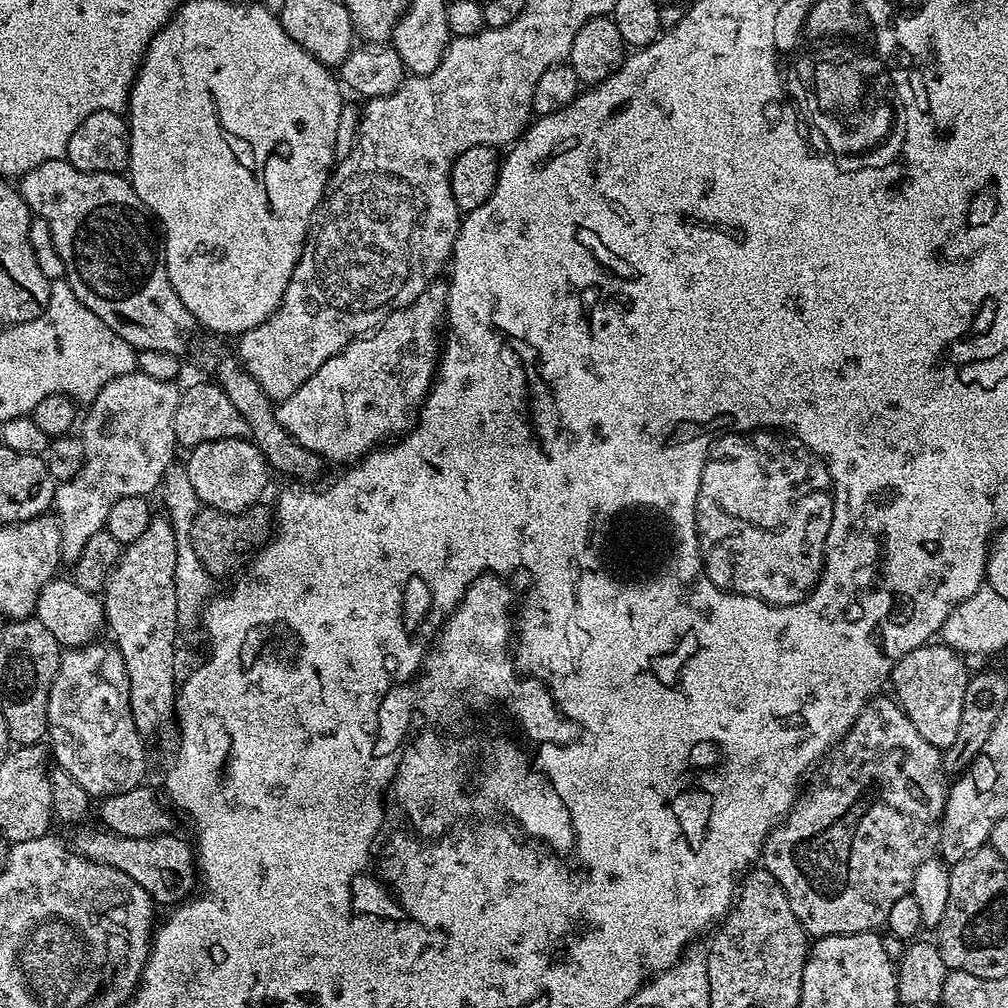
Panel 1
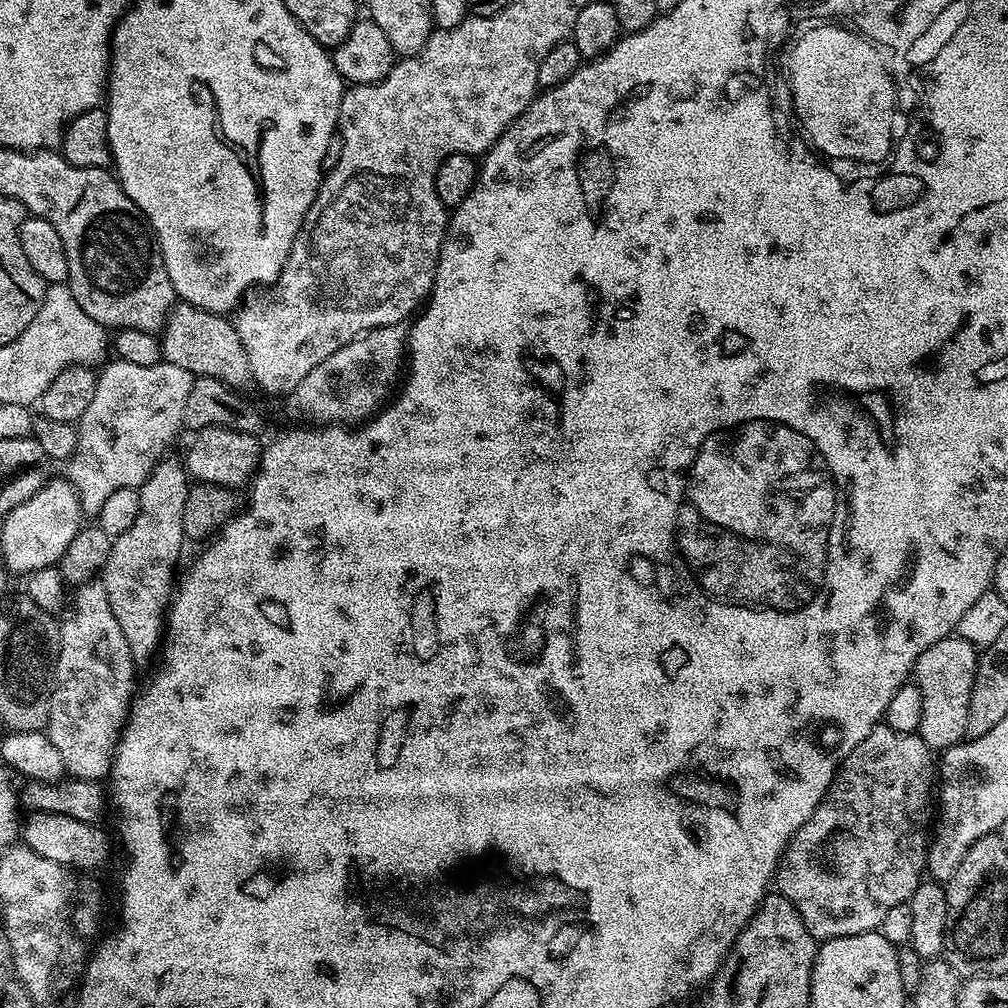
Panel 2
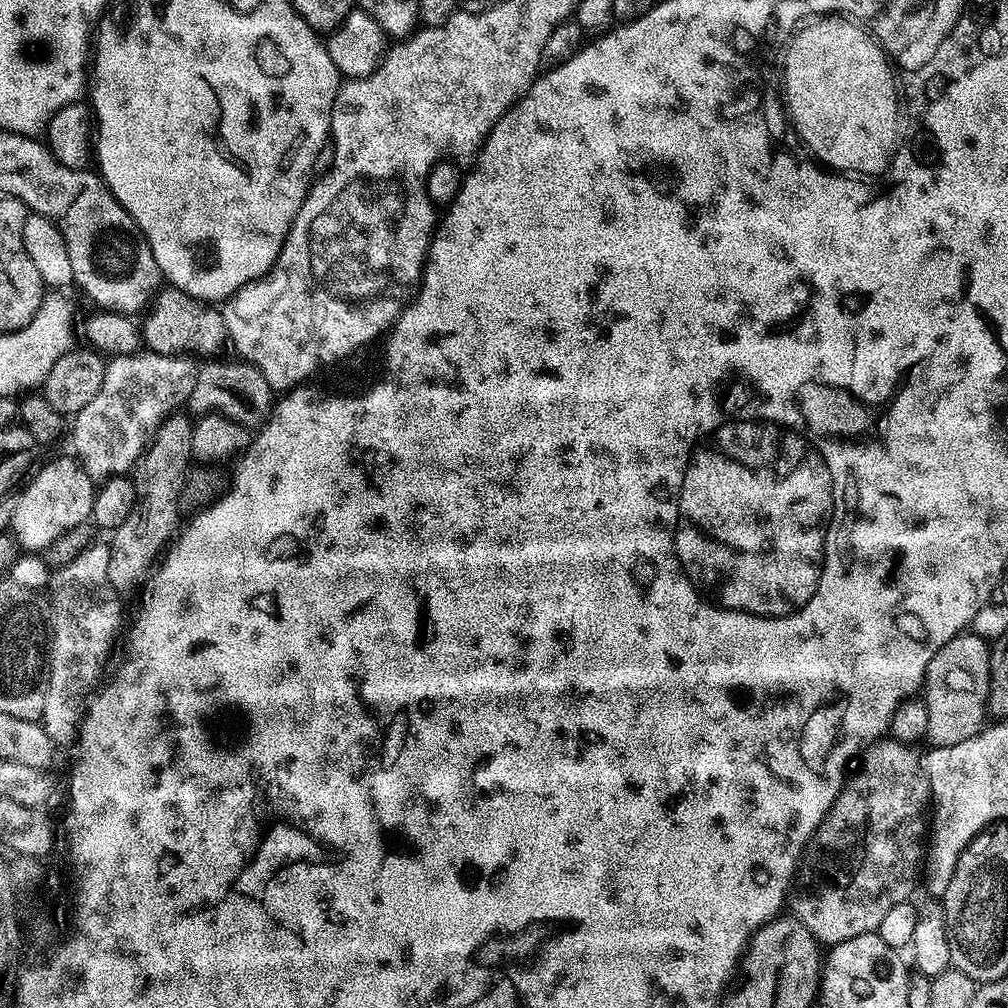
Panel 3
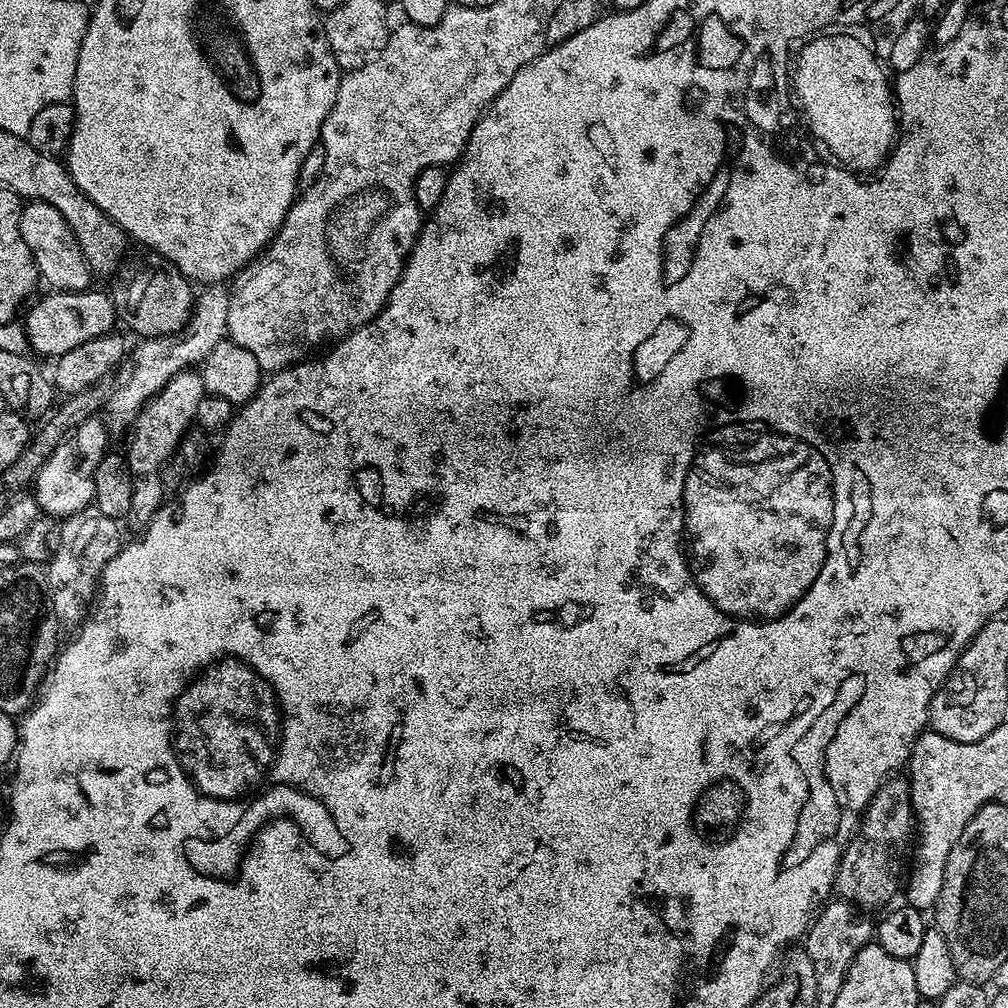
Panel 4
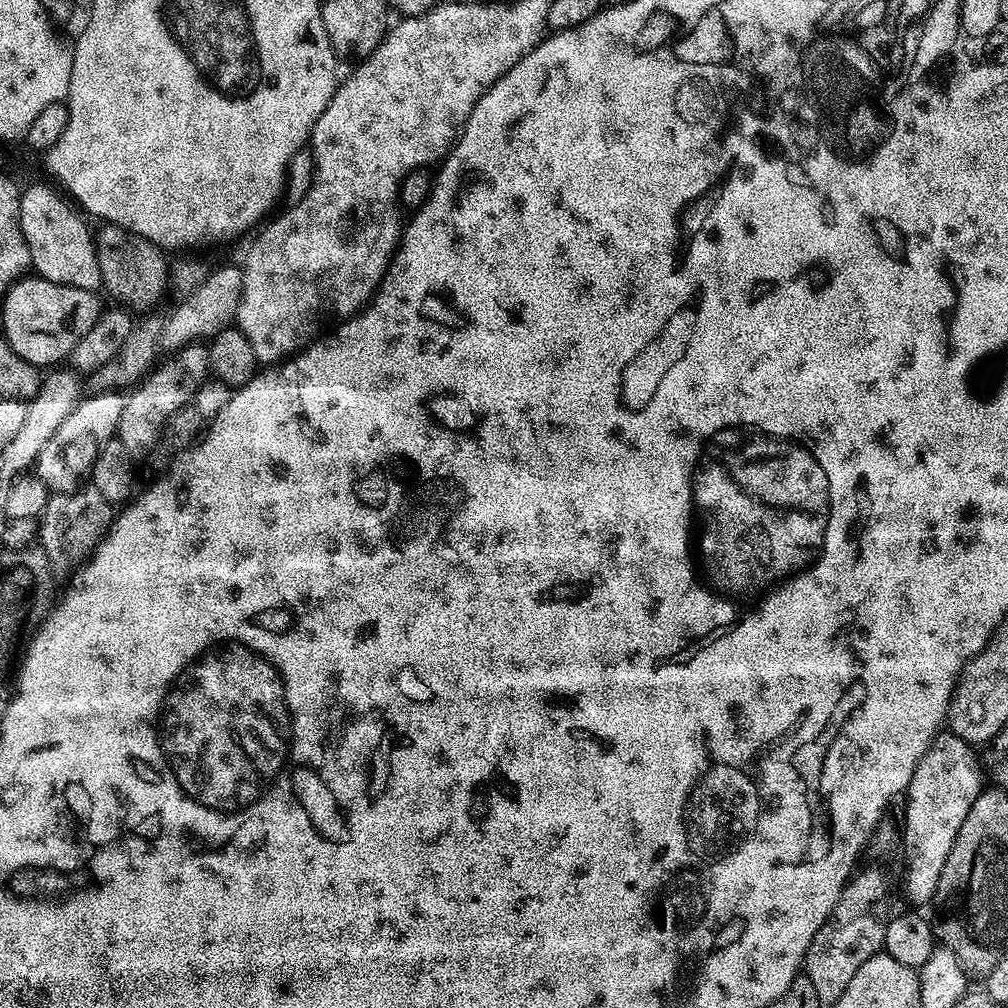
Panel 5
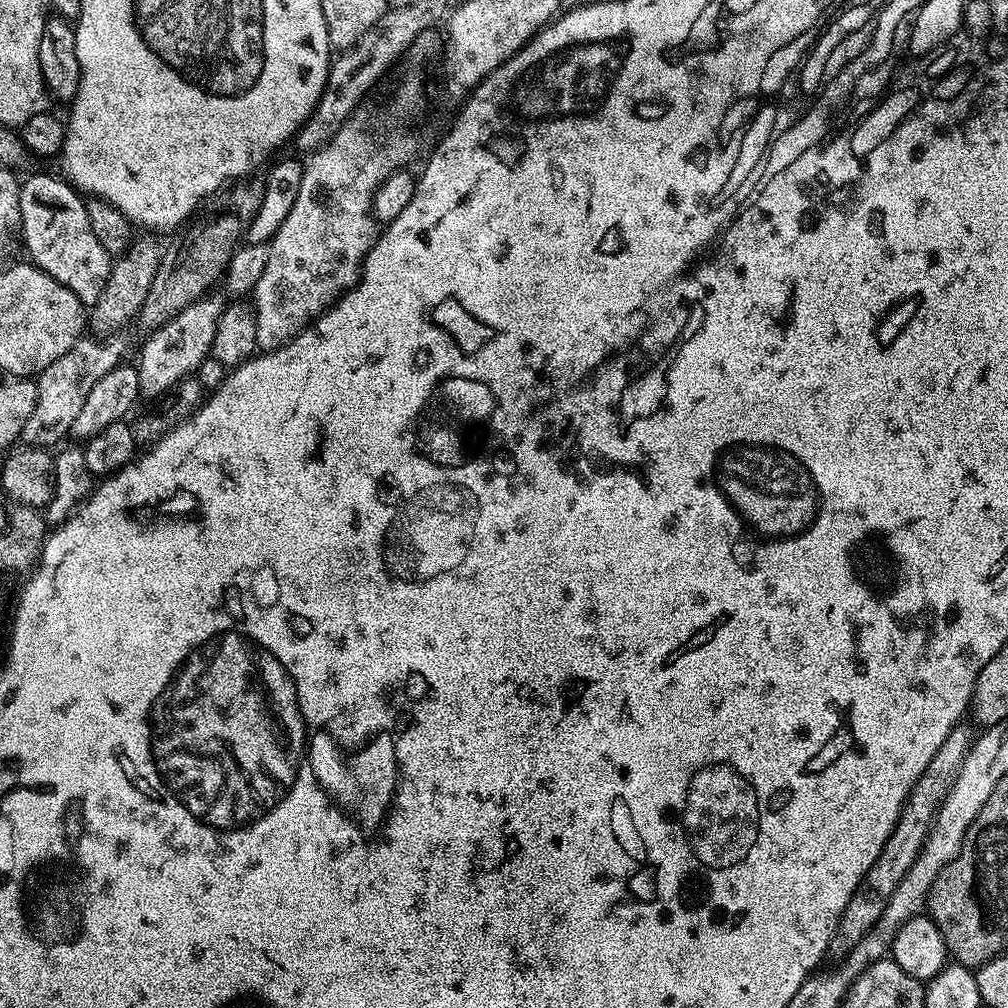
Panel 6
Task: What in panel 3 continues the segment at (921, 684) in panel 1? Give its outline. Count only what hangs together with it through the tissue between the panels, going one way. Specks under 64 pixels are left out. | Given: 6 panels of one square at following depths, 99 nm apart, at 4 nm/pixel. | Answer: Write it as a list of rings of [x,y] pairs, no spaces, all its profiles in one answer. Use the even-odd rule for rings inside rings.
[[[965,630],[956,636],[946,646],[942,646],[930,660],[930,666],[924,675],[924,687],[922,689],[922,699],[926,706],[928,715],[927,739],[932,739],[931,743],[935,747],[954,746],[958,742],[966,742],[966,738],[974,738],[979,734],[981,728],[985,727],[986,719],[989,715],[988,695],[990,694],[990,651],[989,641],[983,640],[971,630]]]

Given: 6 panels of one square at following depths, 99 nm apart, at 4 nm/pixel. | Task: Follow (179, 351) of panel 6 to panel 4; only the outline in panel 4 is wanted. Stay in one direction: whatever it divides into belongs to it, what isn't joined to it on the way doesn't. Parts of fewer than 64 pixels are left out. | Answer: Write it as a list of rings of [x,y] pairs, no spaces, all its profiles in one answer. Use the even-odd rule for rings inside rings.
[[[189,370],[174,374],[160,393],[138,414],[132,423],[128,436],[128,452],[126,459],[130,466],[134,498],[130,498],[130,520],[139,526],[146,526],[152,521],[152,516],[165,503],[162,472],[177,452],[177,448],[188,435],[188,429],[197,423],[198,404],[205,398],[204,383],[199,371]]]

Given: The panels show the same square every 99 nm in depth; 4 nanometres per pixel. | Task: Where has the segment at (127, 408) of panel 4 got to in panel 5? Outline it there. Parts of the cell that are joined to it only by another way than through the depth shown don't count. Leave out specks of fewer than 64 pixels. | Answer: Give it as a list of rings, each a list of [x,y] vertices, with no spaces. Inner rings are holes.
[[[228,264],[225,268],[220,268],[217,272],[212,272],[208,277],[206,276],[185,295],[189,296],[173,310],[172,314],[167,315],[162,330],[162,338],[167,347],[170,346],[169,349],[175,350],[183,348],[185,344],[207,341],[235,321],[244,285],[243,267],[236,265],[235,268],[234,265]]]

